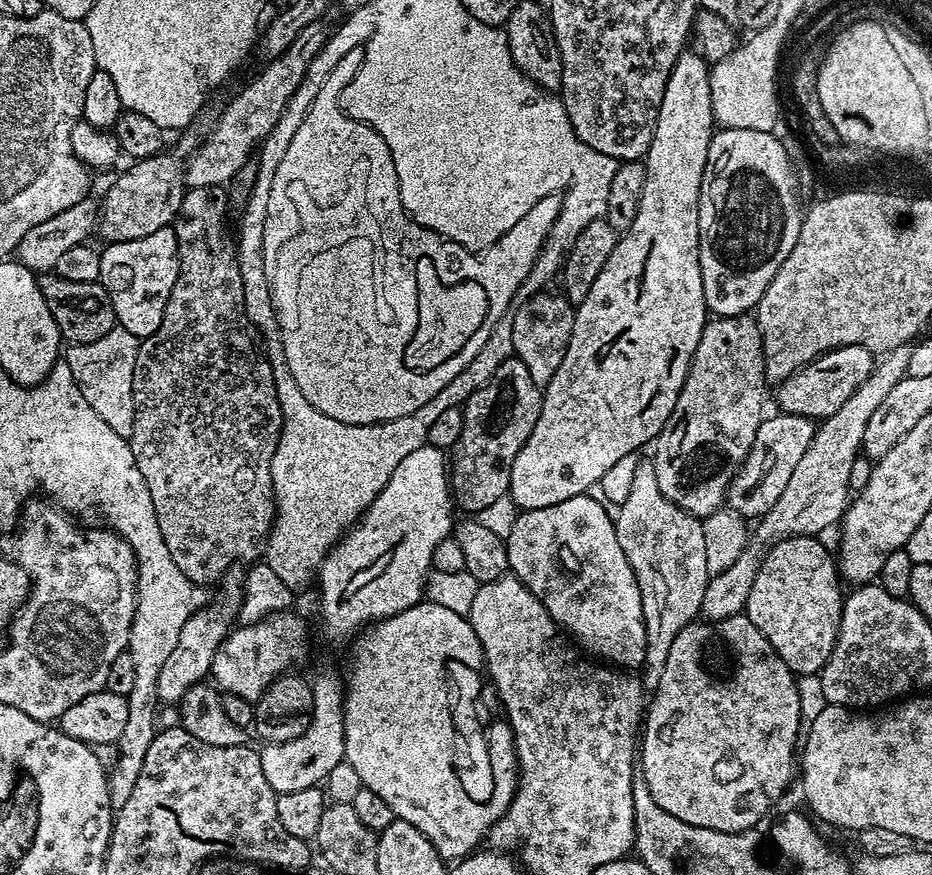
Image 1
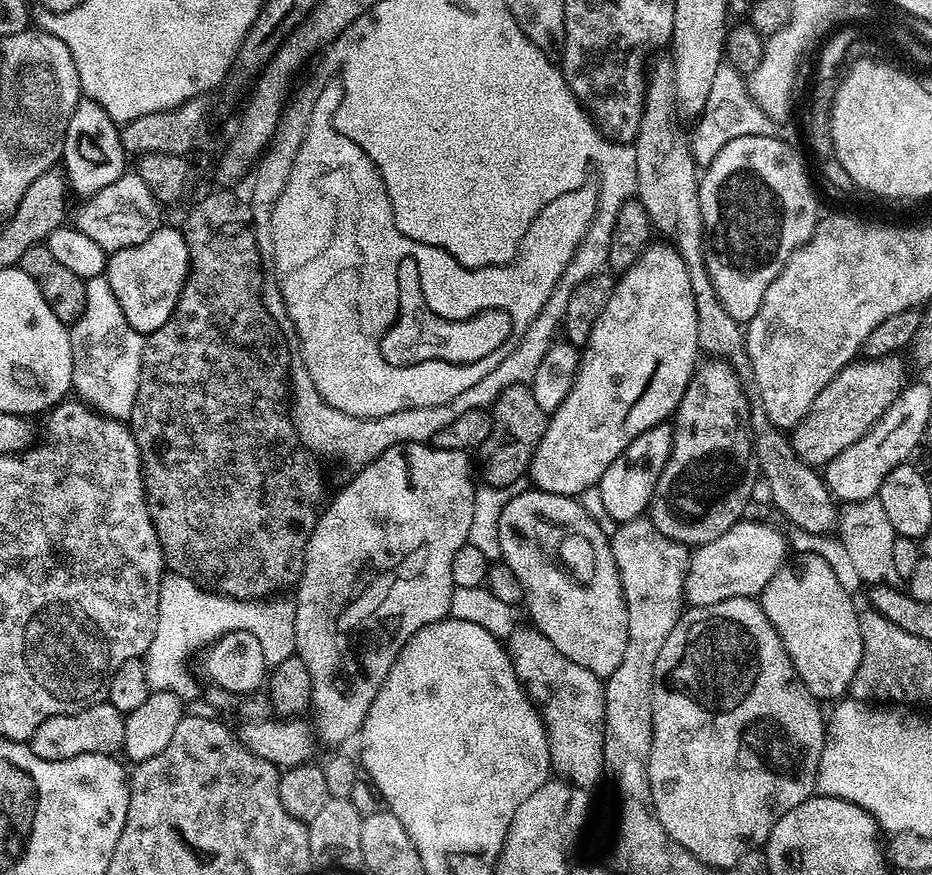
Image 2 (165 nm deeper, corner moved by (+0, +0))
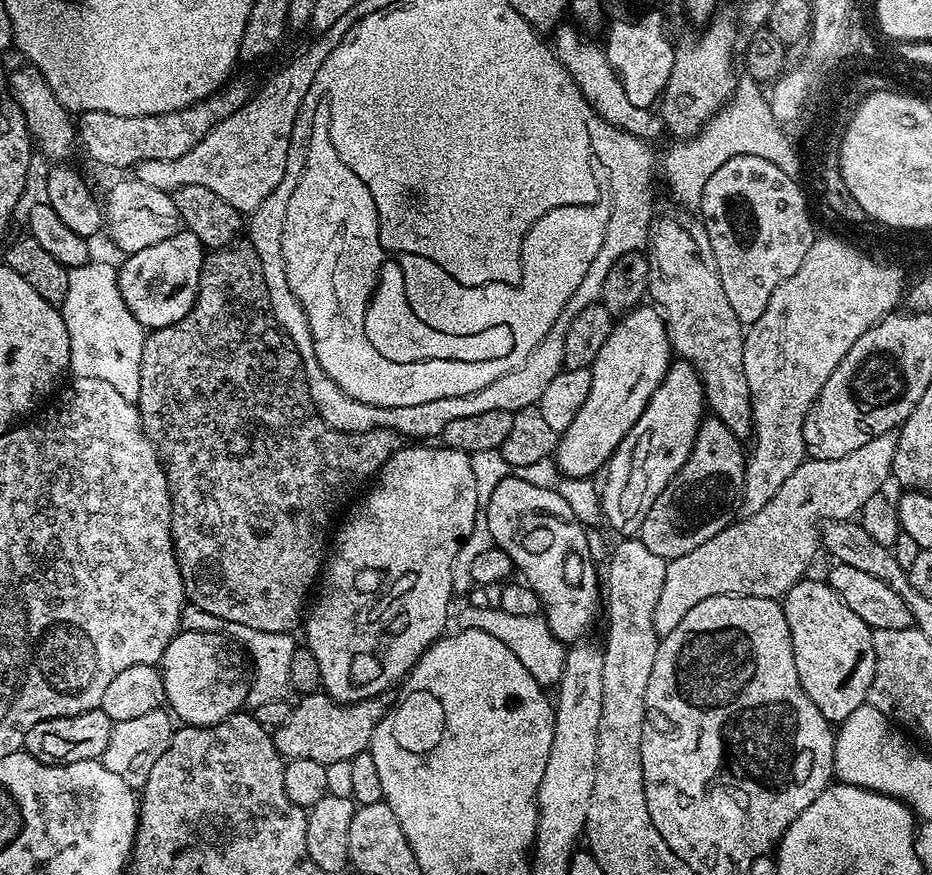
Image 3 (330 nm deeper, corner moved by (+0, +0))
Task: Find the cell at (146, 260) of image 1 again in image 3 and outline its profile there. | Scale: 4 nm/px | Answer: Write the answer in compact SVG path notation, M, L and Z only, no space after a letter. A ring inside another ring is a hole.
M181 230L166 242L125 255L117 271L117 288L122 301L143 329L165 328L190 314L198 294L206 249L194 233Z

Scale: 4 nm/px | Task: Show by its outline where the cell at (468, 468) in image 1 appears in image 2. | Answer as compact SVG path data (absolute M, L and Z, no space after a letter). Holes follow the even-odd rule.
M515 384L506 390L502 390L500 397L490 405L490 415L492 417L492 425L490 426L490 438L486 438L484 445L479 448L478 456L480 456L480 468L478 464L478 472L484 475L483 483L490 487L498 489L511 489L512 484L516 484L520 479L525 479L526 473L532 467L532 456L536 453L538 442L542 442L542 434L548 425L549 413L542 410L542 406L538 406L537 400L534 399L531 387L527 384Z

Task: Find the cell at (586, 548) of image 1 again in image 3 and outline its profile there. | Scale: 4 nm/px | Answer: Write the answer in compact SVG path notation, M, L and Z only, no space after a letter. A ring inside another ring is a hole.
M509 474L494 489L486 513L495 547L501 548L513 562L515 571L521 572L523 583L534 590L540 599L542 617L549 630L565 646L581 643L596 620L596 611L602 608L602 580L596 577L596 568L592 565L592 548L588 545L588 536L572 509L572 504L564 496L559 496L552 488L543 488L540 484L531 484L523 480L523 475Z

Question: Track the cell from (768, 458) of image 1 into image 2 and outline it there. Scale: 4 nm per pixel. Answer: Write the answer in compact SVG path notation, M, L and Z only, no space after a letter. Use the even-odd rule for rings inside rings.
M883 356L880 360L866 358L862 364L853 362L845 366L814 398L812 409L791 429L790 441L796 457L807 464L823 466L866 435L903 387L898 361L896 356Z

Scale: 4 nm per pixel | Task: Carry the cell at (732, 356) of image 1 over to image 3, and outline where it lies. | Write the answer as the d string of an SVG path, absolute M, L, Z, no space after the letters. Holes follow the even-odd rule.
M705 415L700 421L700 429L694 438L694 446L678 474L670 478L666 490L650 506L650 514L646 514L646 522L642 522L638 538L663 560L670 561L682 554L690 554L702 542L710 542L714 534L718 534L723 528L733 523L732 511L738 508L744 494L744 466L746 463L746 448L743 448L741 437L736 436L727 428L717 416Z

